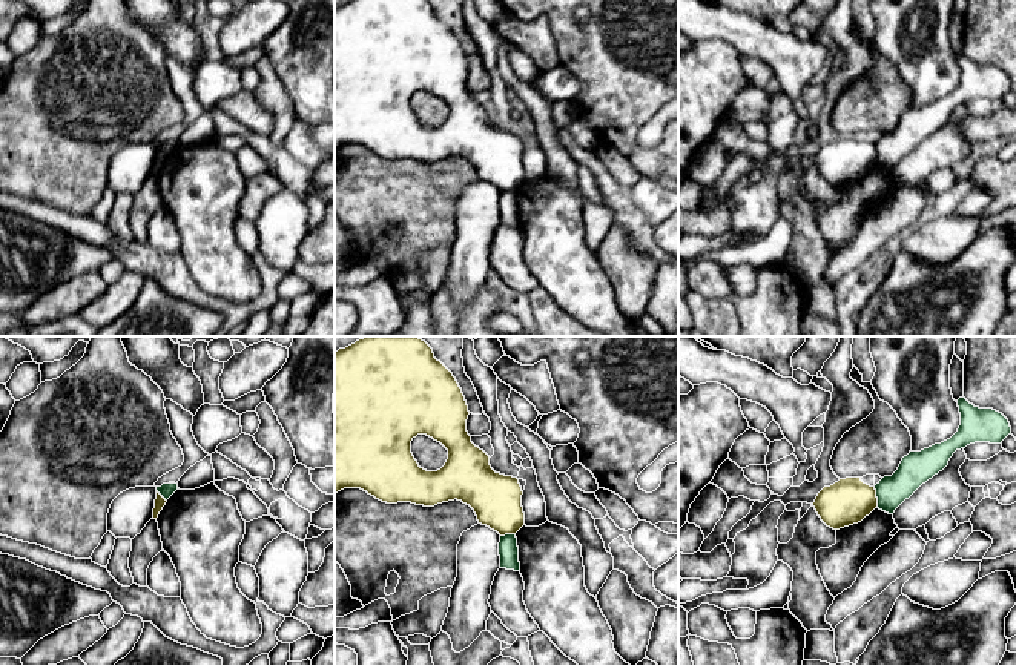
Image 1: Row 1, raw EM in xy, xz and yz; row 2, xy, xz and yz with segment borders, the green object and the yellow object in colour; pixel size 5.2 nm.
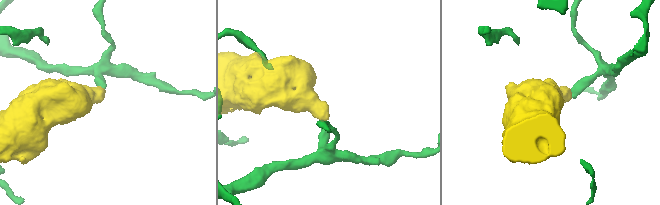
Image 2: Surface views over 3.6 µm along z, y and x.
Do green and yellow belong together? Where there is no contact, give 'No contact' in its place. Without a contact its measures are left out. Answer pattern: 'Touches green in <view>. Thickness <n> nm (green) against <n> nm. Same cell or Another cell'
Touches green in yz. Thickness 170 nm (green) against 240 nm. Another cell

